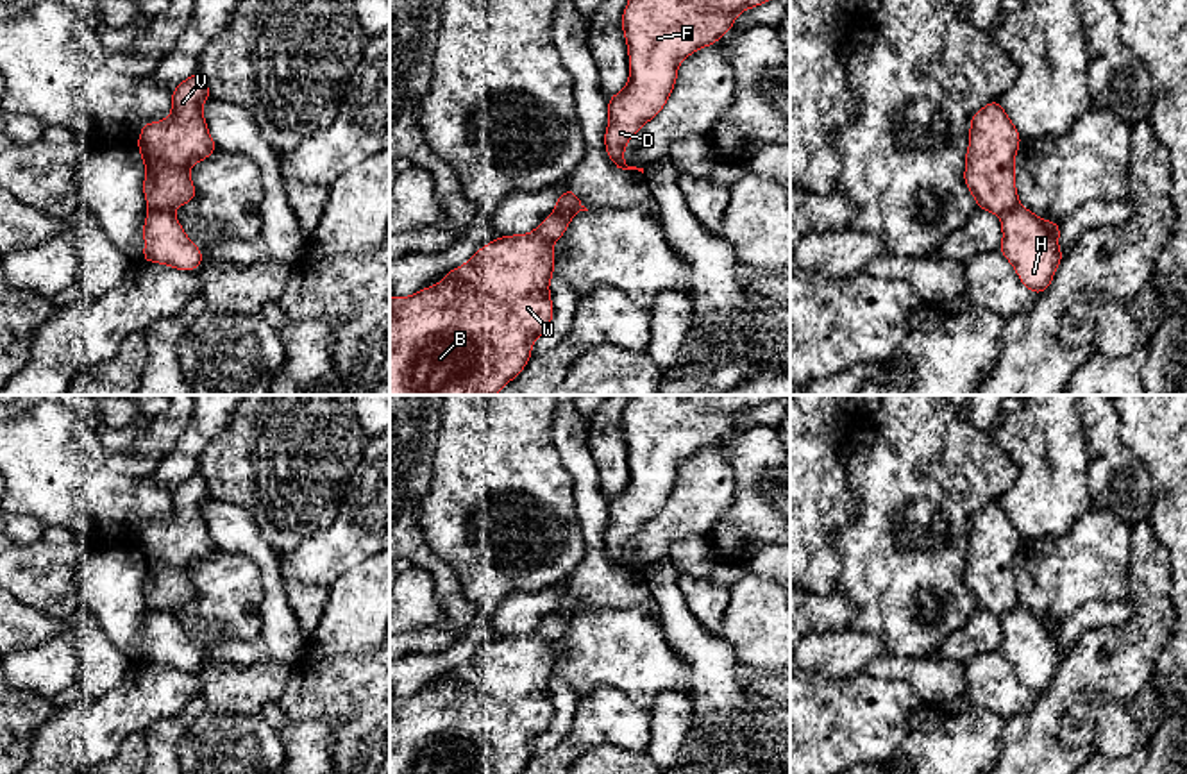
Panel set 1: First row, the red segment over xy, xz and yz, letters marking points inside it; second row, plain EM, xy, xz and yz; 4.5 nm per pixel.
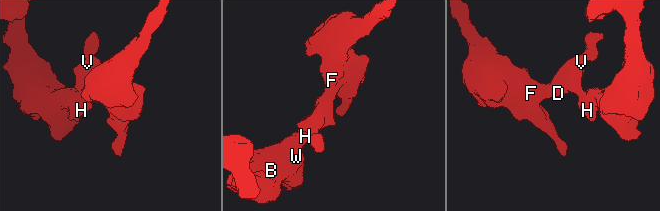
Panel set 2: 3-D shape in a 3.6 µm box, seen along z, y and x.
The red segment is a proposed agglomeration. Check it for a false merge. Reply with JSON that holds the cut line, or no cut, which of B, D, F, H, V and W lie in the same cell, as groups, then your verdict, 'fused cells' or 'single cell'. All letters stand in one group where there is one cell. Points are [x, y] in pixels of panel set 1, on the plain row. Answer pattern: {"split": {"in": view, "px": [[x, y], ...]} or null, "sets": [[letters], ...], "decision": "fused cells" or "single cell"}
{"split": {"in": "xy", "px": [[149, 606], [172, 614]]}, "sets": [["B", "H", "W"], ["D", "F", "V"]], "decision": "fused cells"}

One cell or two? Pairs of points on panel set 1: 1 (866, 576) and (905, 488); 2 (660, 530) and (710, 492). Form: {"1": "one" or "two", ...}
{"1": "one", "2": "one"}

